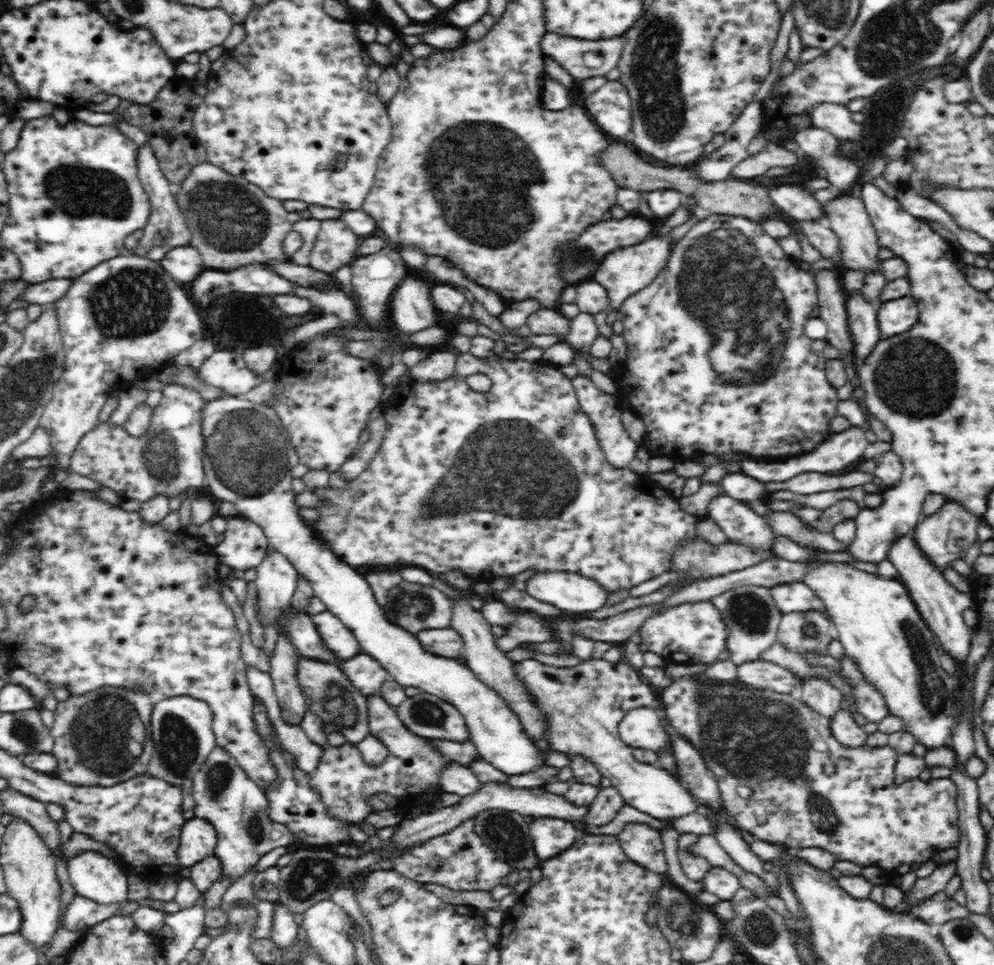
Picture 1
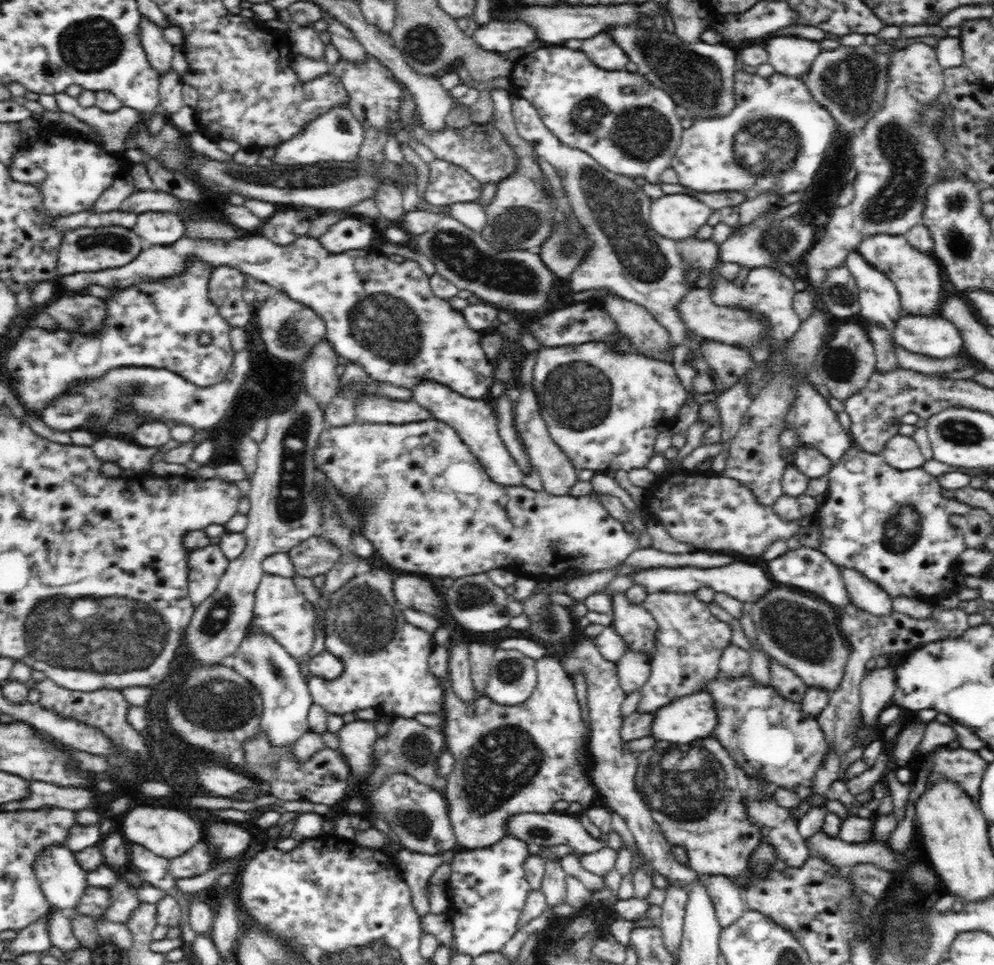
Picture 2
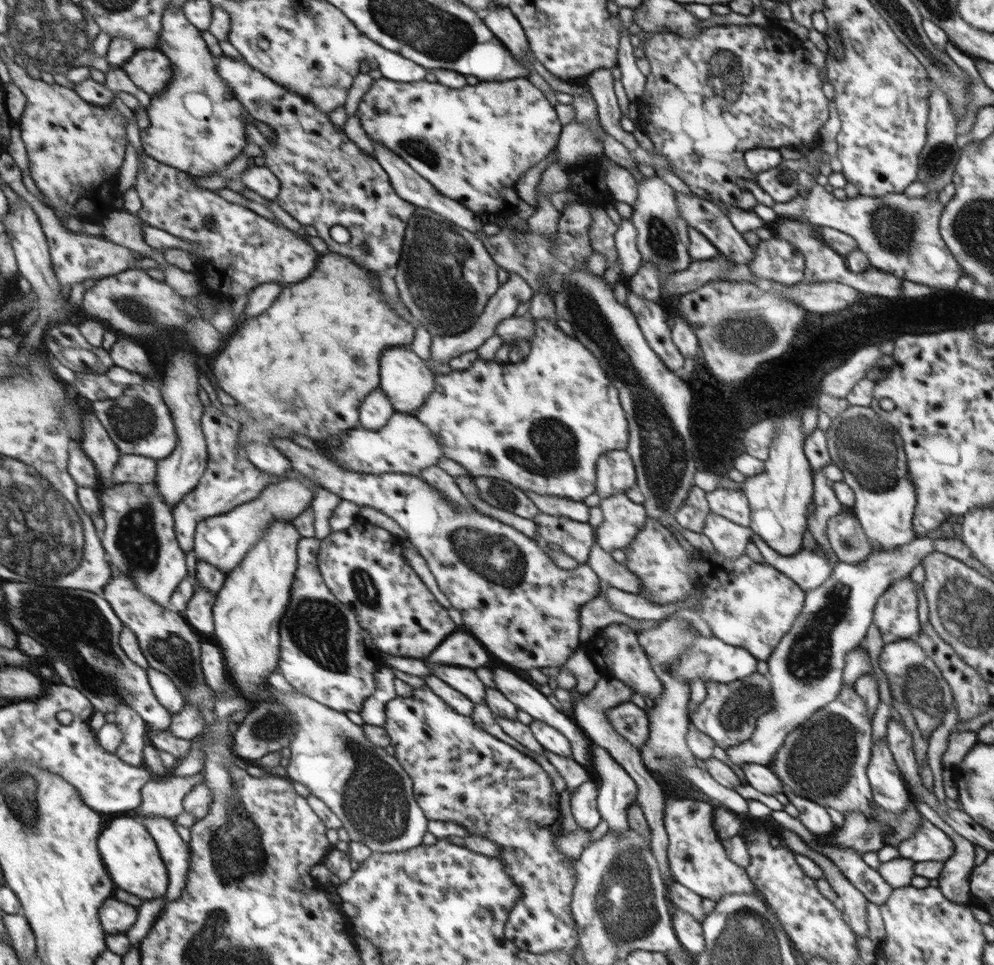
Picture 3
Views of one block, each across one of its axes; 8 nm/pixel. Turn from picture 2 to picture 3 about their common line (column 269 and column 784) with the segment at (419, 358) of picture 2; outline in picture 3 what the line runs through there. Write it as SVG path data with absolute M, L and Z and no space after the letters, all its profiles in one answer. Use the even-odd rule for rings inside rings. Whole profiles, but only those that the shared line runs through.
M772 236L758 243L748 266L760 280L792 286L804 278L804 257L790 241Z

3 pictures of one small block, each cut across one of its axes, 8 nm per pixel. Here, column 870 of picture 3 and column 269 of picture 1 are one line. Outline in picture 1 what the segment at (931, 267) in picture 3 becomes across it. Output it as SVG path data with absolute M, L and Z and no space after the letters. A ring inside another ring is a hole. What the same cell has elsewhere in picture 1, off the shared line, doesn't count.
M203 162L192 168L181 184L172 182L170 191L191 228L189 245L204 256L204 266L214 270L236 270L248 264L288 262L282 240L291 231L283 202L268 196L259 186L244 178Z

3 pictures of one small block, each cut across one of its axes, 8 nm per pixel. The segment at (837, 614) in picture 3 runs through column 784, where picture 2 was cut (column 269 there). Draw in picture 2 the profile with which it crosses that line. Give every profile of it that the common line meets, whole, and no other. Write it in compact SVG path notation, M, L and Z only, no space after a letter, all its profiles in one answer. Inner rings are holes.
M258 636L244 639L232 657L227 660L248 682L258 688L262 696L263 711L261 714L261 730L268 735L272 745L292 745L305 732L311 730L308 722L308 710L314 704L307 686L307 680L300 671L300 663L274 642L270 636Z

